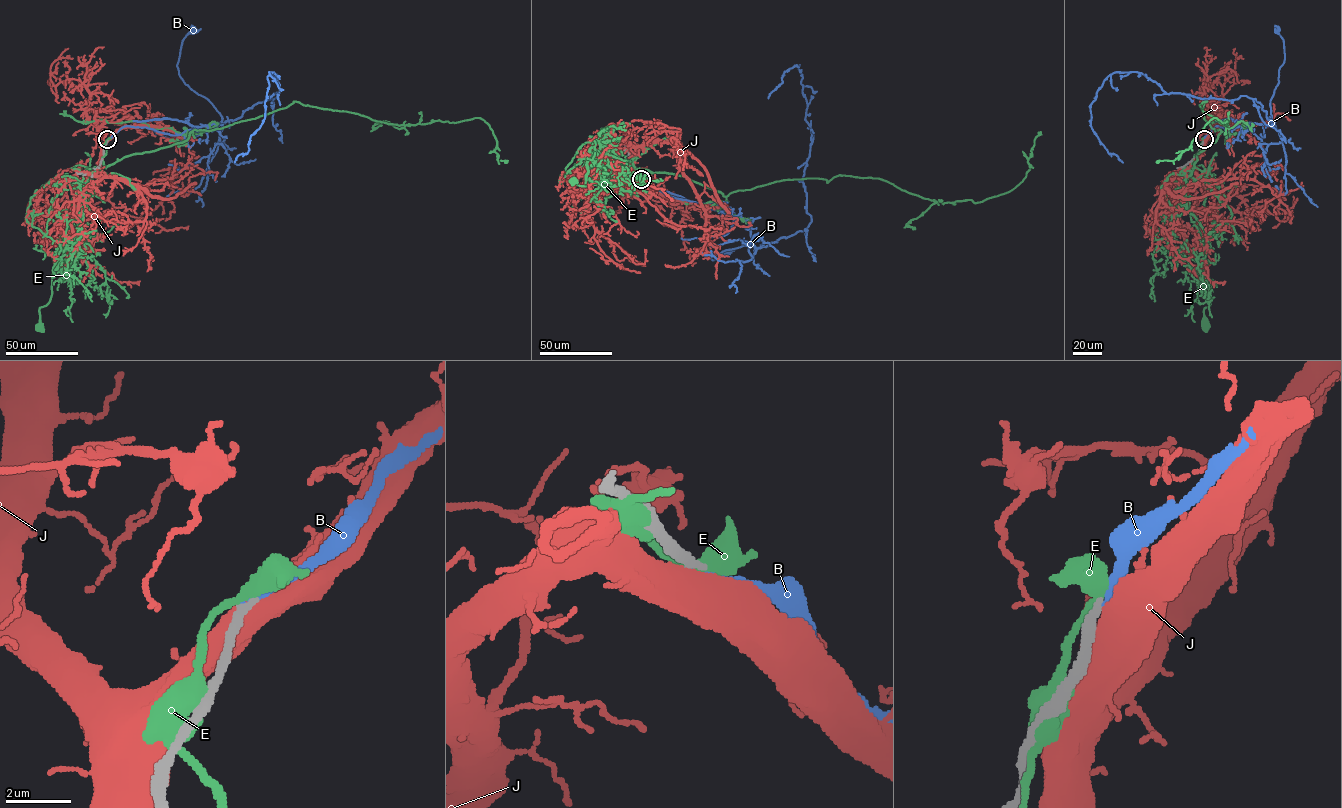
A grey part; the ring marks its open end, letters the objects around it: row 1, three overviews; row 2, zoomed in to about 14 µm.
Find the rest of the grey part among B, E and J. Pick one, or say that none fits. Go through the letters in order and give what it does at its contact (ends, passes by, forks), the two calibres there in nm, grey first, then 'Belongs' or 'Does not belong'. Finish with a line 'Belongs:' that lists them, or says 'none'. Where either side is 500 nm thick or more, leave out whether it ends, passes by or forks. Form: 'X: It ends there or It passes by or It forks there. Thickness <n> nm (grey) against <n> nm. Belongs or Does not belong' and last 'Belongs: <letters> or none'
B: It ends there. Thickness 280 nm (grey) against 190 nm. Belongs
E: It passes by. Thickness 280 nm (grey) against 400 nm. Does not belong
J: Thickness 360 nm (grey) against 850 nm. Does not belong
Belongs: B

